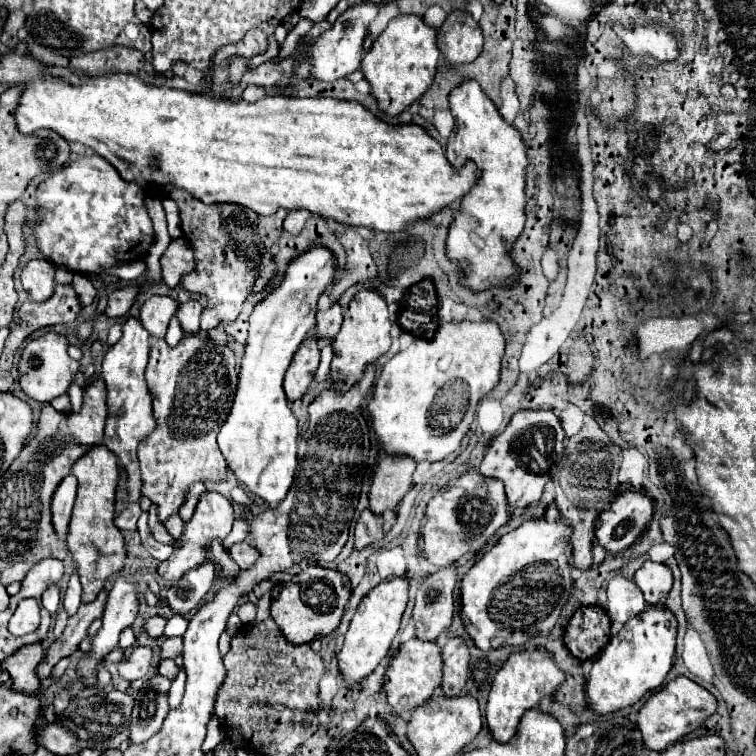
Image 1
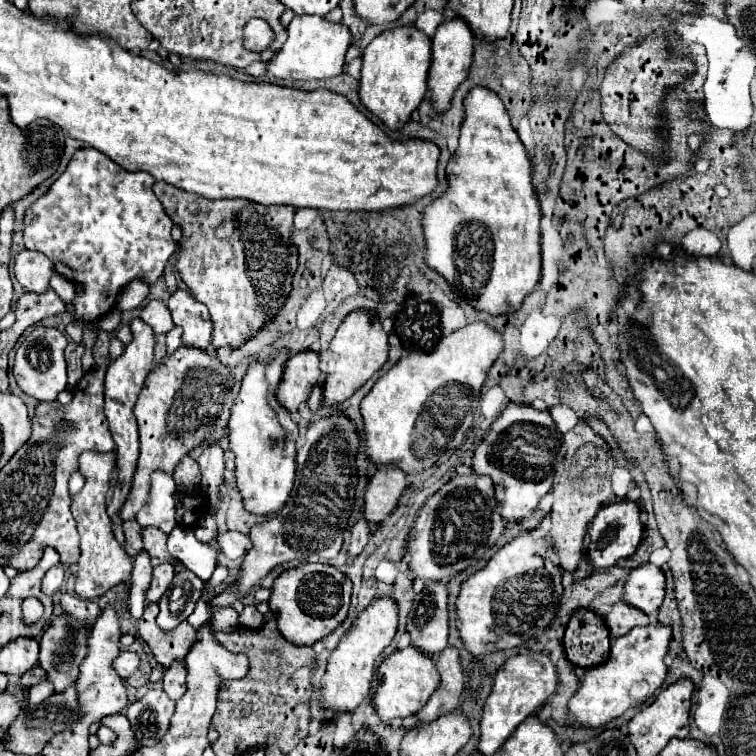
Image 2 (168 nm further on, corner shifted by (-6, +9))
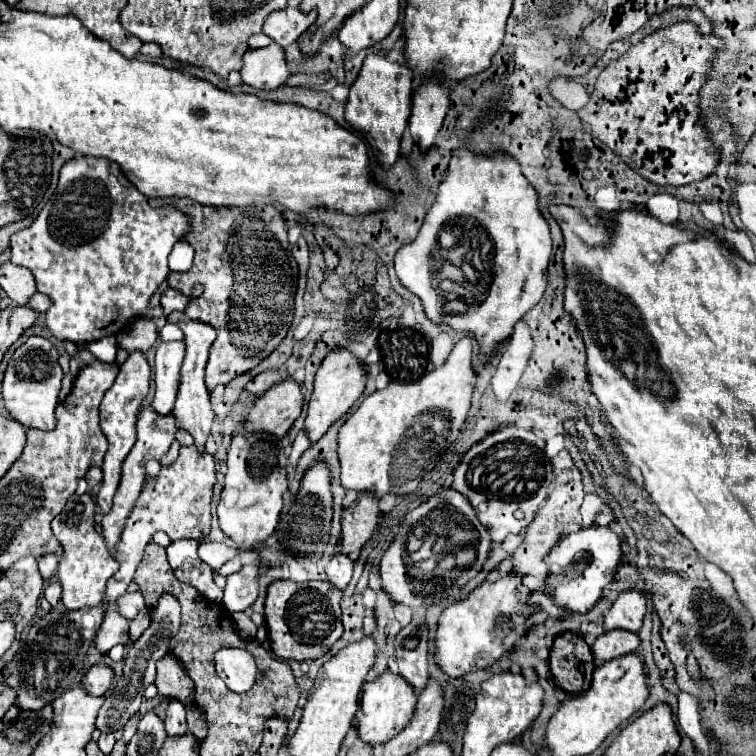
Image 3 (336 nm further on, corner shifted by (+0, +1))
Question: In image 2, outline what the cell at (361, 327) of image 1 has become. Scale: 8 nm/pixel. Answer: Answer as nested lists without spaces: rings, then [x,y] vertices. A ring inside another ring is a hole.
[[[354,310],[342,320],[334,340],[330,342],[330,354],[332,360],[328,362],[326,380],[322,386],[322,406],[326,408],[338,406],[348,400],[356,390],[366,384],[372,374],[376,374],[384,366],[388,358],[388,334],[382,330],[380,320],[374,320],[370,312]]]

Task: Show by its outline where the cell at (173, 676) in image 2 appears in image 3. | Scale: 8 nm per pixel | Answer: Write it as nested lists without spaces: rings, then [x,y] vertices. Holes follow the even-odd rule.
[[[174,698],[166,702],[166,732],[168,734],[184,734],[188,730],[186,726],[186,706]]]

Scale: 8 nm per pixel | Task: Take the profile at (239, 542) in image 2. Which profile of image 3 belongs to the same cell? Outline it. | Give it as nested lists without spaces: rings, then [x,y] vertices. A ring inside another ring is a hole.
[[[204,540],[198,548],[198,556],[214,570],[218,570],[222,564],[236,558],[238,554],[240,550],[236,546],[228,546],[226,542],[214,542],[214,540]]]

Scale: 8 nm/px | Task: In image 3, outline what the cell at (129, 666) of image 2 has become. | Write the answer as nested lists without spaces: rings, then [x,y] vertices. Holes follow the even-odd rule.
[[[92,666],[86,672],[86,676],[84,676],[82,682],[84,682],[84,686],[86,686],[86,690],[90,694],[102,696],[110,688],[112,680],[114,680],[114,670],[110,666]]]

